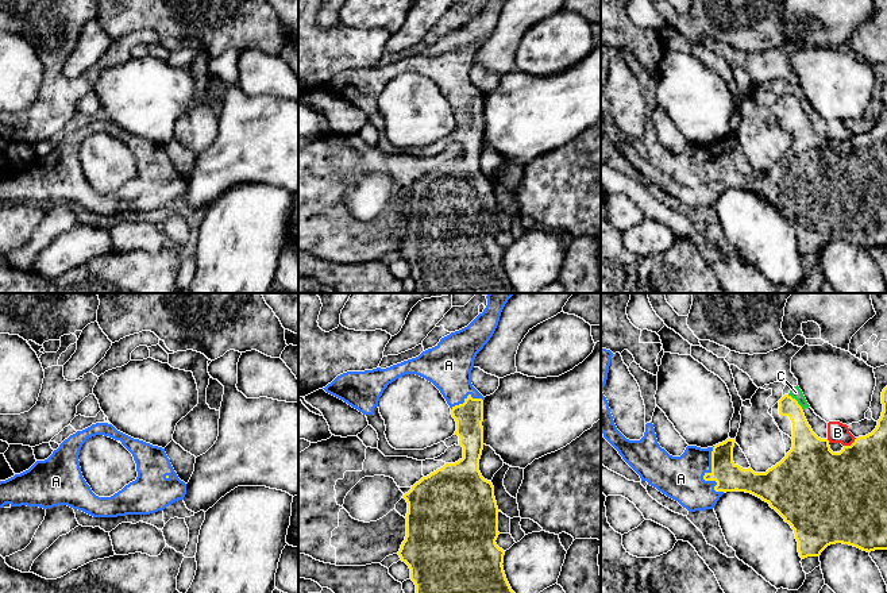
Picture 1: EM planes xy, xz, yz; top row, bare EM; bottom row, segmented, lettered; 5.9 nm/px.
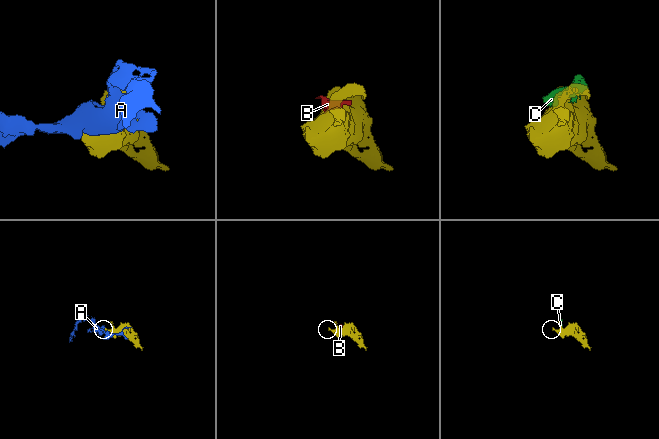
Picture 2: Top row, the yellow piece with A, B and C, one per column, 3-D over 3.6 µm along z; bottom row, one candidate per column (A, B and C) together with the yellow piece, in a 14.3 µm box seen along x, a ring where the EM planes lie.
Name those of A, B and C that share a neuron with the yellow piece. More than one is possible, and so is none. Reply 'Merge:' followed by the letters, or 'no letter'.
Merge: A

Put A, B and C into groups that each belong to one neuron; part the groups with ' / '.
A / B C

